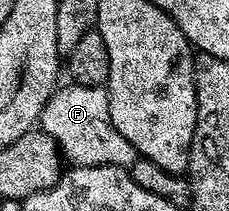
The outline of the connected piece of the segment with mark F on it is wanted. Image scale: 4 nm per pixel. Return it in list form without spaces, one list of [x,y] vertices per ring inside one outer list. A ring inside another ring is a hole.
[[[70,84],[69,89],[58,88],[53,98],[45,104],[39,122],[40,132],[47,134],[57,144],[58,150],[66,158],[73,160],[77,167],[86,165],[115,165],[131,167],[139,154],[111,123],[109,94],[104,88],[92,85]],[[69,156],[69,157],[68,157]]]

